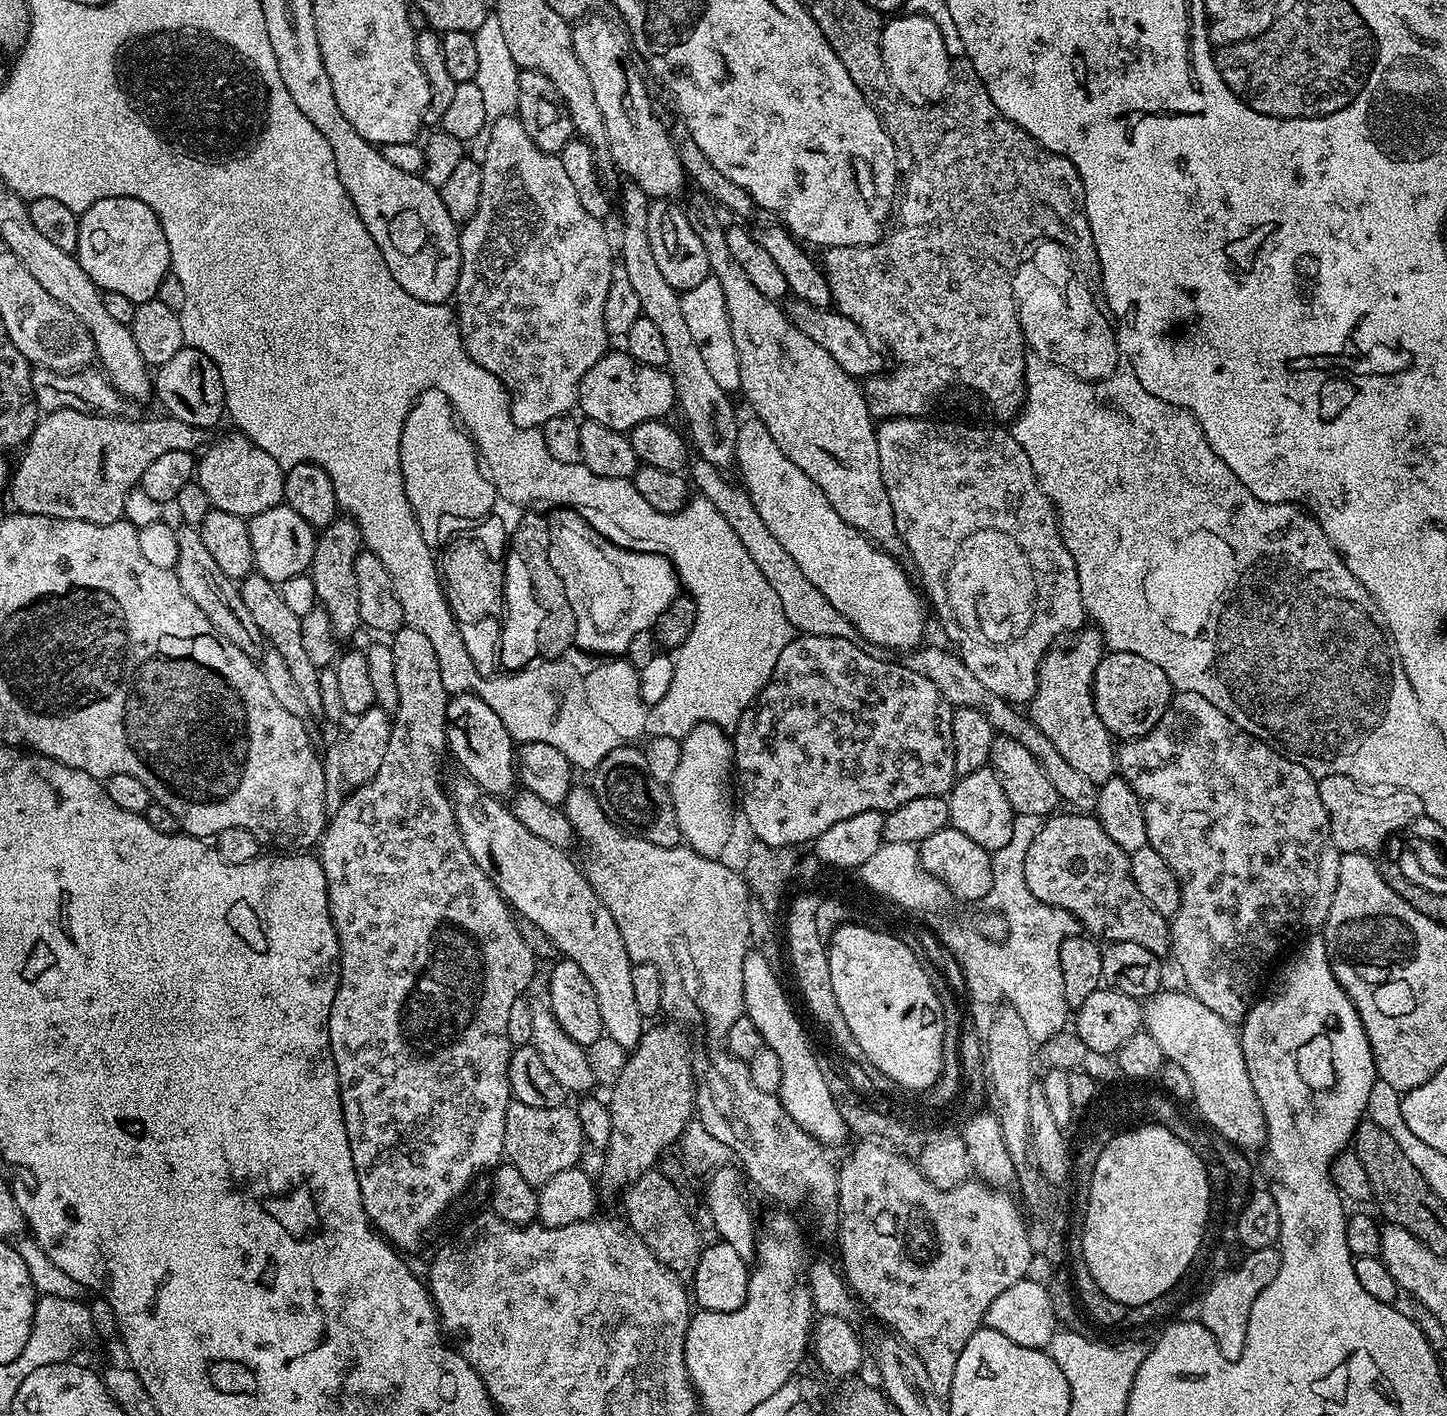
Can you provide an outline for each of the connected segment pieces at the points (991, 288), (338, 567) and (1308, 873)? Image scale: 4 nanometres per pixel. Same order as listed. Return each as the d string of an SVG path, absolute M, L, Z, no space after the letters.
M964 62L954 72L950 91L939 103L927 107L905 107L905 112L884 112L882 119L884 129L890 134L897 149L908 155L912 169L908 177L902 180L902 195L898 200L898 216L900 212L900 225L889 231L887 235L866 246L842 246L830 248L823 253L822 267L824 276L828 279L832 304L835 311L850 318L862 331L875 338L885 349L892 351L897 360L896 369L889 376L872 374L863 381L864 397L868 409L876 418L895 418L898 416L915 416L917 418L936 414L939 408L961 408L972 416L993 416L993 421L1008 422L1017 415L1024 403L1024 358L1026 343L1021 332L1019 314L1016 311L1016 299L1012 296L1012 280L1020 269L1022 251L1028 240L1036 240L1045 232L1053 242L1059 242L1064 228L1080 228L1080 215L1082 215L1082 189L1080 175L1074 166L1065 164L1063 158L1045 148L1032 145L1032 140L1022 135L1022 130L1014 129L1007 122L996 116L986 94L984 83L972 69L971 64Z
M347 514L337 515L330 526L319 529L314 546L310 575L316 591L316 602L330 618L337 637L352 636L361 627L358 614L358 584L354 582L354 562L362 550L360 528Z
M1176 692L1166 706L1166 714L1162 714L1154 730L1119 745L1118 772L1126 782L1130 782L1130 786L1144 803L1148 844L1158 850L1162 858L1166 858L1166 866L1174 870L1180 883L1180 905L1170 918L1168 938L1170 956L1171 959L1176 959L1176 964L1180 967L1180 976L1184 979L1183 987L1194 998L1198 998L1202 1006L1210 1006L1210 1010L1214 1010L1218 1018L1222 1018L1227 1024L1239 1026L1244 1023L1246 1014L1257 999L1256 987L1260 984L1260 975L1263 974L1264 967L1275 958L1276 951L1286 947L1295 936L1303 937L1323 929L1330 914L1330 902L1334 902L1334 890L1338 886L1338 862L1342 853L1330 838L1330 822L1326 806L1322 806L1317 777L1298 766L1298 762L1290 762L1290 758L1239 728L1234 721L1226 718L1226 714L1222 714L1222 710L1218 710L1218 706L1214 706L1214 702L1206 702L1202 694L1193 692Z

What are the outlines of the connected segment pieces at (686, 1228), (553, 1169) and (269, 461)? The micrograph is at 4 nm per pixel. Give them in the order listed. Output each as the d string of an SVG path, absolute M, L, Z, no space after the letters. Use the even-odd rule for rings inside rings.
M653 1168L629 1185L624 1195L625 1221L671 1272L684 1278L691 1277L704 1245L700 1239L700 1226L690 1214L675 1184L659 1169Z
M513 1099L506 1110L506 1138L504 1139L504 1156L507 1163L518 1166L522 1178L540 1189L550 1182L558 1170L575 1168L581 1163L580 1155L586 1149L586 1141L575 1107L561 1106L543 1108L526 1106L526 1102Z
M243 434L235 435L224 436L221 440L213 439L203 449L194 468L194 480L202 486L202 490L206 490L211 507L247 518L284 503L285 469L253 440Z

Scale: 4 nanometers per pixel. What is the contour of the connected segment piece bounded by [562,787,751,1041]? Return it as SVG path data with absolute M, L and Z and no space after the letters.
M573 787L569 791L568 796L564 799L562 805L564 817L570 822L575 839L584 843L584 860L582 859L582 871L585 878L590 882L590 886L594 890L594 894L598 894L598 898L606 906L606 910L610 910L610 918L614 918L614 922L618 926L618 930L622 934L622 942L626 946L626 954L632 959L633 964L649 964L658 970L658 974L662 978L662 1012L669 1021L679 1022L681 1025L701 1024L704 1032L712 1040L723 1041L729 1035L730 1026L737 1022L740 1016L744 1015L744 995L742 994L742 966L744 959L748 957L750 951L750 921L748 905L748 884L743 875L729 867L724 866L719 858L710 856L700 856L696 851L687 846L677 846L667 848L666 846L654 846L650 842L646 842L637 836L629 836L627 832L621 832L615 824L608 821L600 808L596 795L587 787Z

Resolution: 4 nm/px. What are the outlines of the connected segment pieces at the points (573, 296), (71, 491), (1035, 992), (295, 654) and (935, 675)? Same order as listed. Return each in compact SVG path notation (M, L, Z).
M515 114L506 115L491 121L490 127L487 129L488 145L484 148L484 156L482 155L482 198L478 210L474 214L474 218L470 218L468 223L459 229L460 233L460 273L458 274L458 282L456 283L456 294L454 297L454 311L456 313L456 321L460 323L460 333L462 334L462 342L464 349L468 352L468 357L474 362L478 362L478 366L482 366L486 370L490 370L490 374L494 374L508 389L508 405L512 411L514 422L519 428L538 428L543 429L546 422L550 422L550 418L558 418L559 416L571 413L577 407L578 397L580 394L580 383L586 374L586 370L590 370L590 366L594 366L594 362L598 362L598 358L602 358L604 353L609 351L610 337L606 330L606 322L602 322L602 306L606 306L606 290L610 290L610 278L612 277L612 265L614 263L614 244L608 241L608 232L604 229L605 225L598 218L590 218L590 214L586 214L586 210L582 210L582 202L578 202L578 193L574 191L574 185L571 184L566 169L562 167L559 155L551 152L543 152L538 150L538 146L534 146L534 142L530 142L530 134L526 134L526 130L522 126L519 116Z
M63 408L49 412L37 423L36 429L23 449L20 465L15 465L10 476L10 497L16 503L17 513L46 515L50 519L81 519L87 524L109 524L121 519L126 506L126 494L137 487L154 458L170 454L170 450L199 453L209 443L207 428L190 426L178 418L159 414L153 420L124 420L123 415L93 416L90 412L79 412Z
M1034 814L1016 816L1010 842L1006 842L1002 850L992 853L994 882L986 904L1000 912L1008 927L1004 941L999 944L996 940L987 940L982 933L960 924L944 924L940 928L940 940L960 963L969 994L980 1004L1004 999L1007 1007L1018 1010L1018 1018L1022 1018L1034 1042L1043 1042L1065 1031L1067 1024L1064 1023L1067 1020L1069 1023L1070 1009L1062 990L1058 950L1064 939L1078 928L1074 914L1038 902L1038 898L1030 894L1030 886L1026 886L1026 850L1030 850L1030 842L1034 842L1034 834L1038 834L1041 823L1041 817Z
M255 570L249 572L243 580L239 581L238 587L242 594L242 602L246 602L246 610L250 610L250 614L254 617L254 623L258 625L258 630L264 635L265 641L286 662L286 667L290 670L291 677L294 678L295 685L298 686L309 713L322 713L322 694L318 694L320 669L314 666L314 662L310 662L306 650L302 647L301 616L294 614L294 610L286 607L286 601L282 598L279 587L271 584L266 578L262 578L262 574L258 574Z
M917 646L911 649L905 655L908 657L903 657L902 663L910 670L914 670L914 674L922 674L922 678L930 678L930 682L934 682L934 686L938 686L938 690L942 690L942 698L946 698L952 703L953 709L973 708L978 710L982 714L986 714L993 733L1009 736L1022 742L1022 746L1026 746L1026 750L1030 750L1030 754L1034 754L1038 766L1042 766L1042 774L1046 774L1046 778L1050 778L1057 797L1063 803L1065 800L1069 809L1081 814L1095 813L1098 786L1094 782L1090 782L1090 778L1084 777L1079 770L1074 770L1074 766L1070 766L1070 762L1066 762L1066 758L1062 758L1062 754L1058 754L1054 742L1050 742L1050 738L1046 738L1046 734L1042 734L1042 730L1038 730L1038 726L1027 714L1021 711L1017 705L994 694L994 690L986 690L986 686L982 686L982 682L978 682L978 677L970 671L970 666L966 666L966 662L962 662L955 651L949 650L947 647L944 647L945 649L924 647Z

